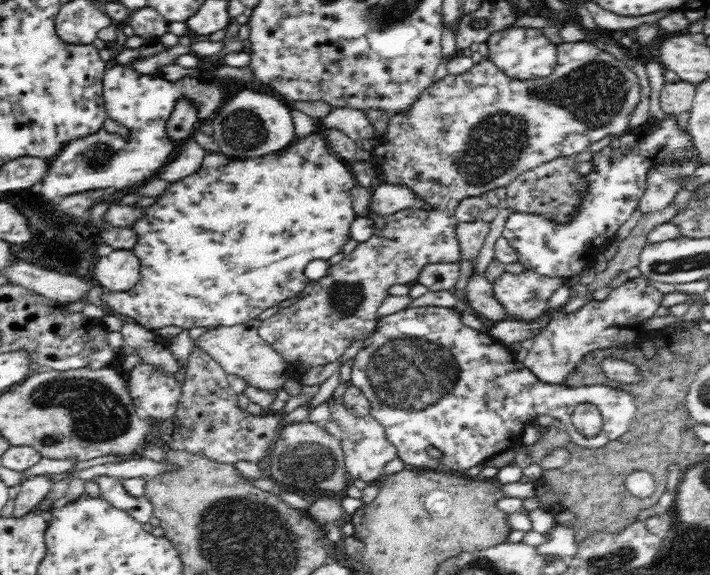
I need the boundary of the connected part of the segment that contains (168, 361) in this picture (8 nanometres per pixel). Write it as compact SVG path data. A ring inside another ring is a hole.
M131 321L122 325L121 332L125 341L122 351L126 355L140 354L142 362L154 364L173 376L178 371L176 361L170 352L169 340L161 340L156 332Z

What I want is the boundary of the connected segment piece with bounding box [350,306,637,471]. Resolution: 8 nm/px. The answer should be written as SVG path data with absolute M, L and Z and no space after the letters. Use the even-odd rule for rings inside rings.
M408 307L397 313L378 317L372 336L368 336L368 338L362 342L358 354L356 354L352 360L352 374L350 380L350 385L359 388L360 393L362 393L362 395L368 400L371 407L369 414L372 415L373 419L384 429L385 440L396 449L397 458L401 460L405 468L412 470L424 469L426 471L446 471L447 469L450 469L459 471L468 470L468 468L472 468L472 466L482 464L486 459L491 459L504 451L510 451L517 444L520 444L524 428L529 424L530 419L532 417L536 418L538 414L549 414L554 418L559 418L572 443L577 444L584 449L595 450L596 448L604 447L606 444L612 443L612 440L619 439L620 436L627 434L628 428L631 427L632 419L635 418L637 408L635 397L630 392L625 392L625 390L620 390L619 388L609 387L608 385L572 388L564 386L563 384L556 385L540 382L515 358L515 352L510 350L507 345L503 346L488 334L480 334L477 330L474 330L474 328L468 328L468 326L460 321L458 315L455 315L446 307ZM584 404L594 405L603 416L602 432L600 432L596 438L586 438L583 434L580 434L572 424L572 413ZM428 445L434 445L444 452L444 469L438 469L438 466L440 465L436 465L436 463L428 458L426 452L426 447Z

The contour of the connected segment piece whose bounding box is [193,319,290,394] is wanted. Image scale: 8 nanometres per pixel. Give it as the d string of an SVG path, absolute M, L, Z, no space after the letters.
M250 319L244 324L230 327L208 329L199 338L193 341L198 350L206 352L224 371L226 375L237 375L247 380L249 386L261 390L283 390L283 386L290 373L286 371L284 359L274 351L258 334L260 321Z

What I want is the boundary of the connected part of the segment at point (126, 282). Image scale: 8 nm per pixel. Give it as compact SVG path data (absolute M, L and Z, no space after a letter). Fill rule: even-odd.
M112 250L102 255L93 273L100 285L111 294L130 290L140 278L140 263L131 251Z

